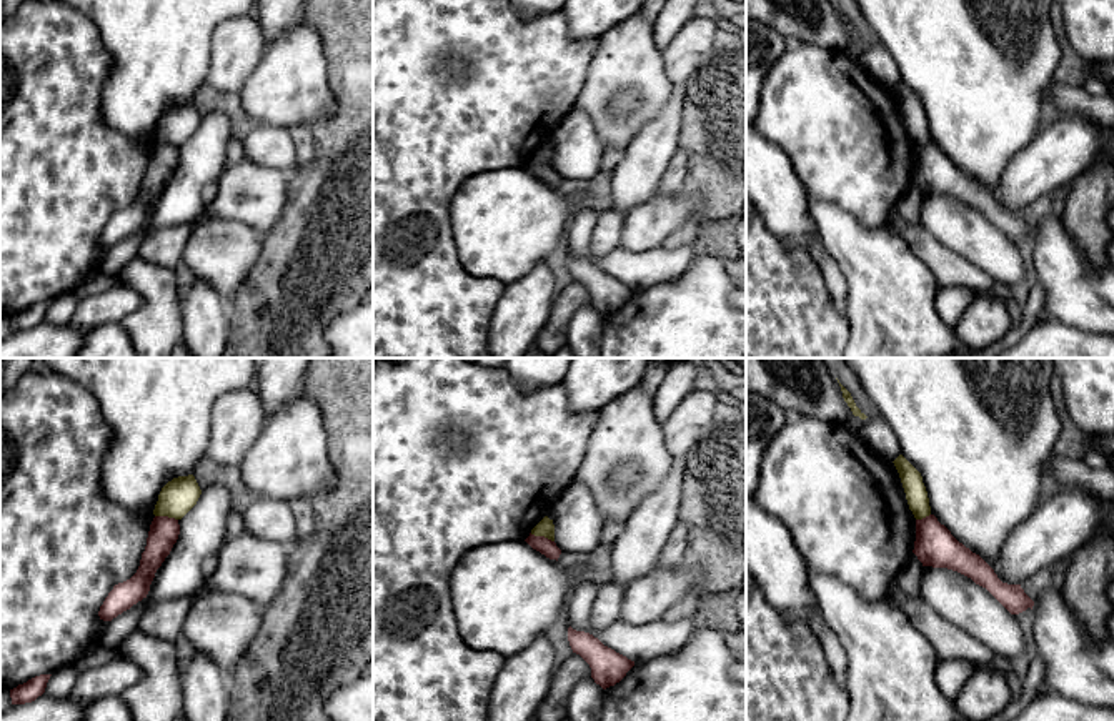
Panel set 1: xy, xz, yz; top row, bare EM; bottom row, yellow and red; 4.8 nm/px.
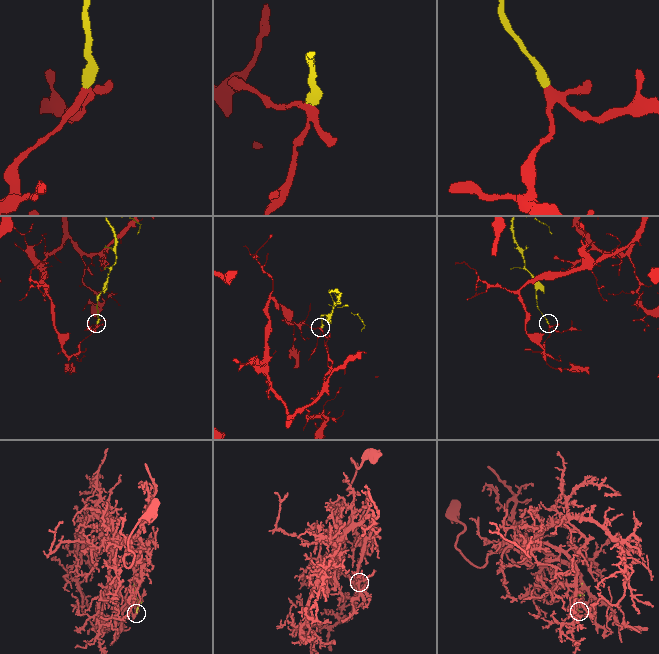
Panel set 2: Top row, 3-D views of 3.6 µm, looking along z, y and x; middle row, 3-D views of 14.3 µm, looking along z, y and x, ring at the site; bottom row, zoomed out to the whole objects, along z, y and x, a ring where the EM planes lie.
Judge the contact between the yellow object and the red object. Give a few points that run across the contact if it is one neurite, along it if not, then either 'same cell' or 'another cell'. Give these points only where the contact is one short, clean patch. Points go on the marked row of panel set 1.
xz (530, 533), (553, 541) | another cell

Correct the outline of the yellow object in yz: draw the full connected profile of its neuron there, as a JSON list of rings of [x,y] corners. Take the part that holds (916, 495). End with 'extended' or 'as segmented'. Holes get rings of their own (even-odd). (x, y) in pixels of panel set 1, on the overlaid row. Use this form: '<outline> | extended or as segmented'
[[[899,455],[893,463],[899,473],[914,518],[923,520],[929,516],[931,506],[921,473],[903,455]]] | as segmented

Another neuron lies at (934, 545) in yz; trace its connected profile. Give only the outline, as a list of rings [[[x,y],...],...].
[[[934,515],[916,520],[916,541],[913,553],[923,566],[947,568],[971,578],[986,588],[1011,614],[1019,614],[1034,601],[1021,584],[1002,583],[994,569],[976,553],[959,543]]]

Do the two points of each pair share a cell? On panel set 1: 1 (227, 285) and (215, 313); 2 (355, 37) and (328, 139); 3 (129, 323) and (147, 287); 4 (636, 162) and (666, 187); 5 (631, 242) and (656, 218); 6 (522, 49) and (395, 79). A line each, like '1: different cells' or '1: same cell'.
1: different cells
2: same cell
3: same cell
4: different cells
5: same cell
6: same cell

